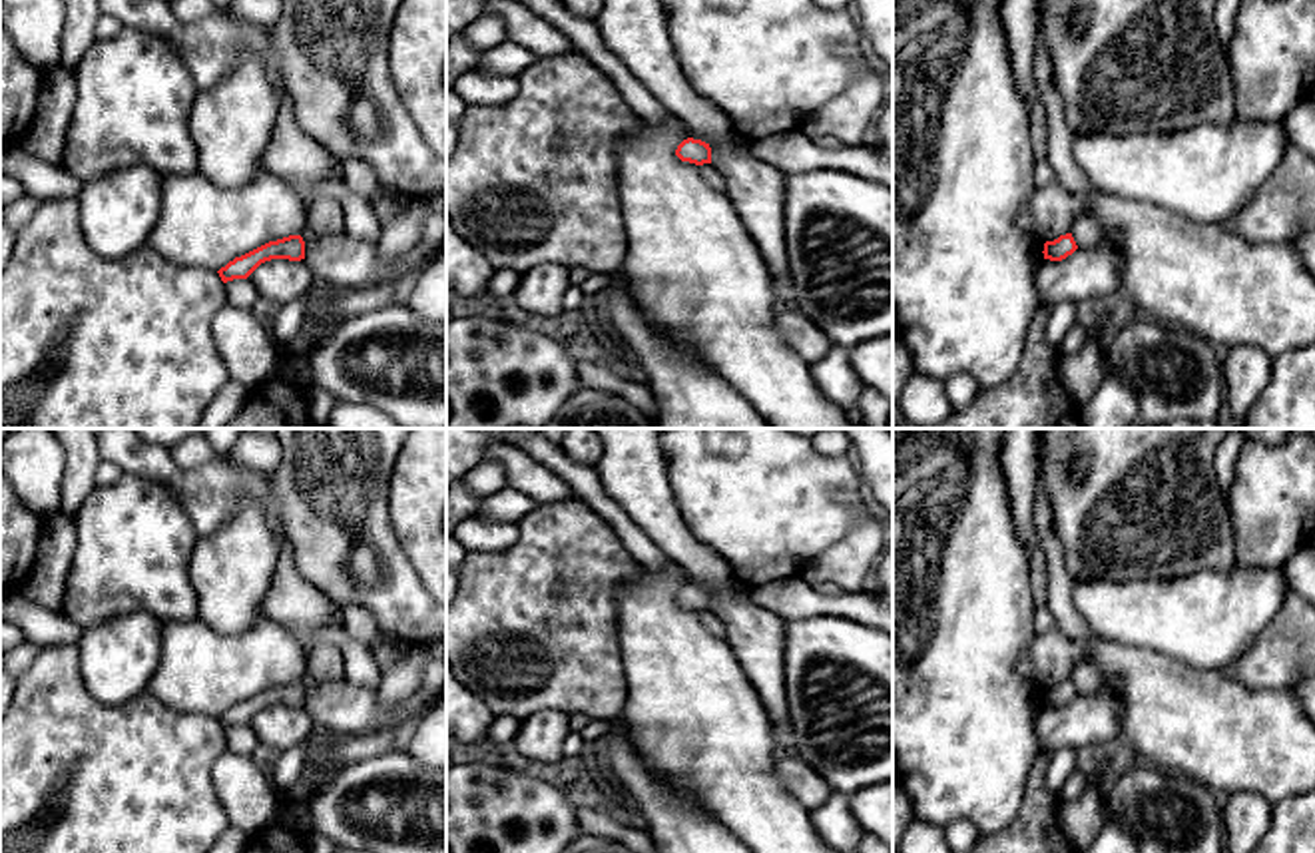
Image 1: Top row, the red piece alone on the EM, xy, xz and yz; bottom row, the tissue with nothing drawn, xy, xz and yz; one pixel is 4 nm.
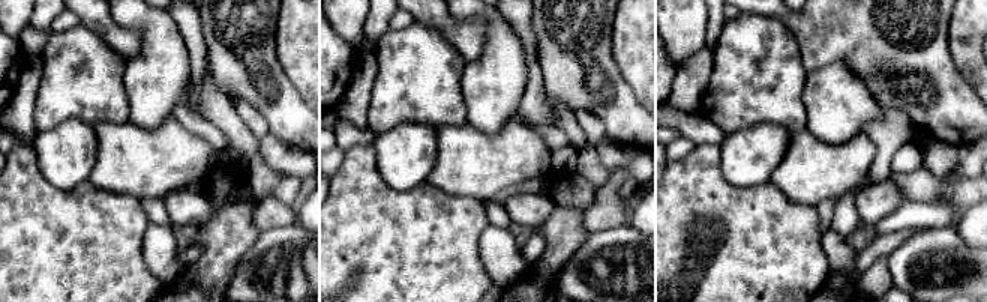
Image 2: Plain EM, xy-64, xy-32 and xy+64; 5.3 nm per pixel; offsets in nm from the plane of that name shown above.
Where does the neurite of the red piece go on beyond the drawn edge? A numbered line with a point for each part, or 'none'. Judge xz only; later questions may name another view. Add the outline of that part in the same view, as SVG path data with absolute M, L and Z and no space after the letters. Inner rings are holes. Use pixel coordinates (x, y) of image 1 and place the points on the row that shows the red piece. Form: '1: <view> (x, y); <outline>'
none

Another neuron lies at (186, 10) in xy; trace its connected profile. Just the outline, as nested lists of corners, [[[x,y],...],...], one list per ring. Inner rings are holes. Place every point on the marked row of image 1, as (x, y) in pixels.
[[[171,0],[169,8],[173,16],[183,24],[199,22],[217,10],[211,0]]]

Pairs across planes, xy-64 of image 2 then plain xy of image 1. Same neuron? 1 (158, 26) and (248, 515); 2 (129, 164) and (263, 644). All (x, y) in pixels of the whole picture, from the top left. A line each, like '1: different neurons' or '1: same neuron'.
1: same neuron
2: same neuron

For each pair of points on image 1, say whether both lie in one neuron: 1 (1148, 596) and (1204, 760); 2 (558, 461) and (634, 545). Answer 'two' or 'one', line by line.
1: two
2: one

